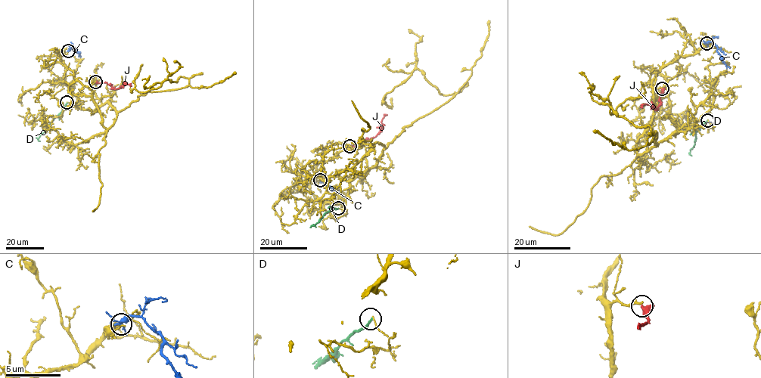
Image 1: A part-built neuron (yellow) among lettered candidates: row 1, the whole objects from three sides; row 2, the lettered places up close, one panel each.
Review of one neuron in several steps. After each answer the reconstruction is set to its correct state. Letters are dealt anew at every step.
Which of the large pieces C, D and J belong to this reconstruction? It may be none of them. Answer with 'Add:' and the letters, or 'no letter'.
Add: no letter

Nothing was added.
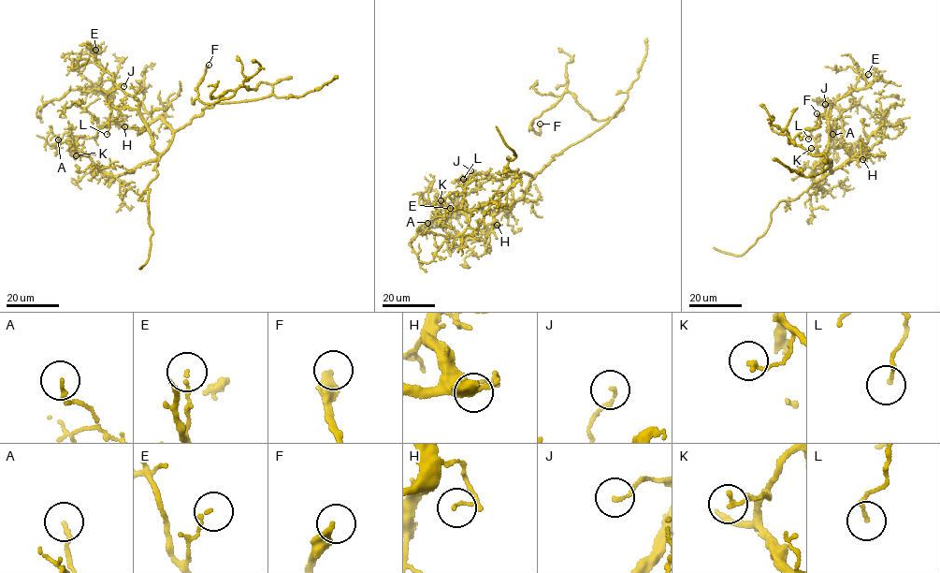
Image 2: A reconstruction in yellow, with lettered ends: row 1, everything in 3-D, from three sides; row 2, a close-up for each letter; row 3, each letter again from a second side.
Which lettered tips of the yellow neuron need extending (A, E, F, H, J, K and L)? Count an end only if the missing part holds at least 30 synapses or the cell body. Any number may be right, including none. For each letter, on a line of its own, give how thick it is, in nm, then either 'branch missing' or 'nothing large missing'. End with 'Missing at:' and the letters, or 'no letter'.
A: 120 nm thick; nothing large missing
E: 110 nm thick; nothing large missing
F: 300 nm thick; nothing large missing
H: 70 nm thick; nothing large missing
J: 120 nm thick; nothing large missing
K: 170 nm thick; nothing large missing
L: 120 nm thick; nothing large missing
Missing at: no letter

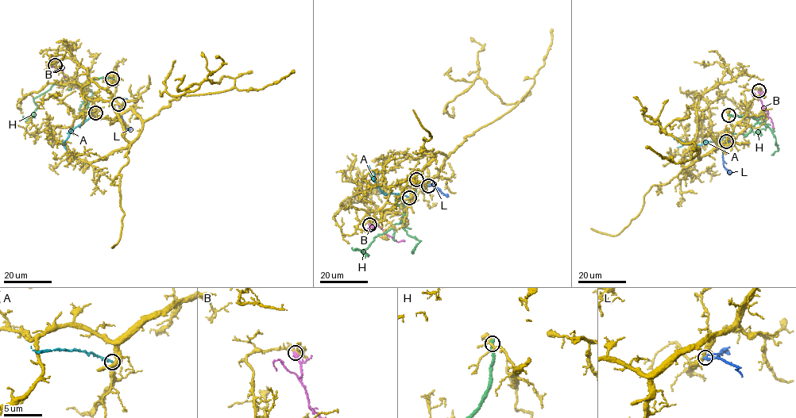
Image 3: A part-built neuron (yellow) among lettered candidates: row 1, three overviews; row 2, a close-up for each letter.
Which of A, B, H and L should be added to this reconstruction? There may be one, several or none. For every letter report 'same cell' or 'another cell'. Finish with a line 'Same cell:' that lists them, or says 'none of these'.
A: another cell
B: another cell
H: another cell
L: another cell
Same cell: none of these

